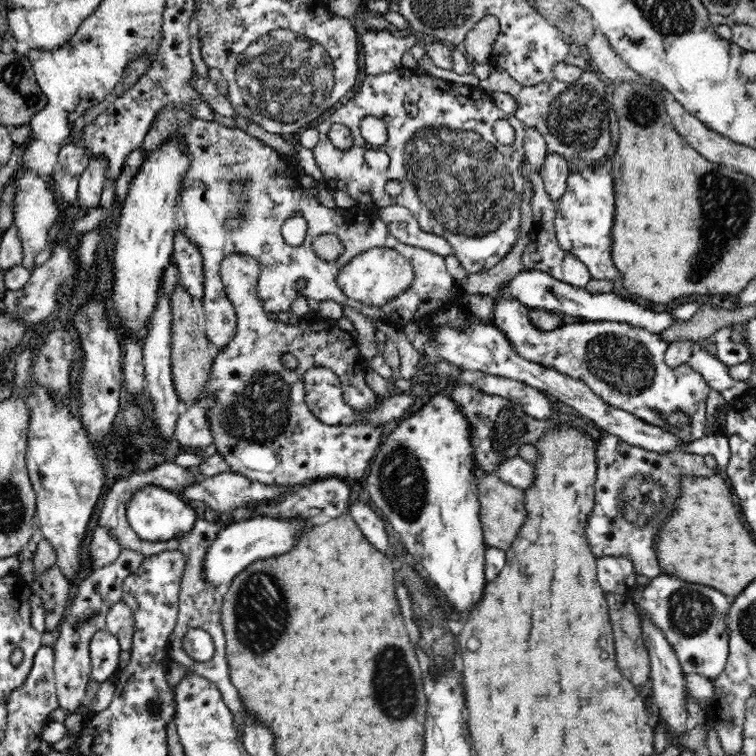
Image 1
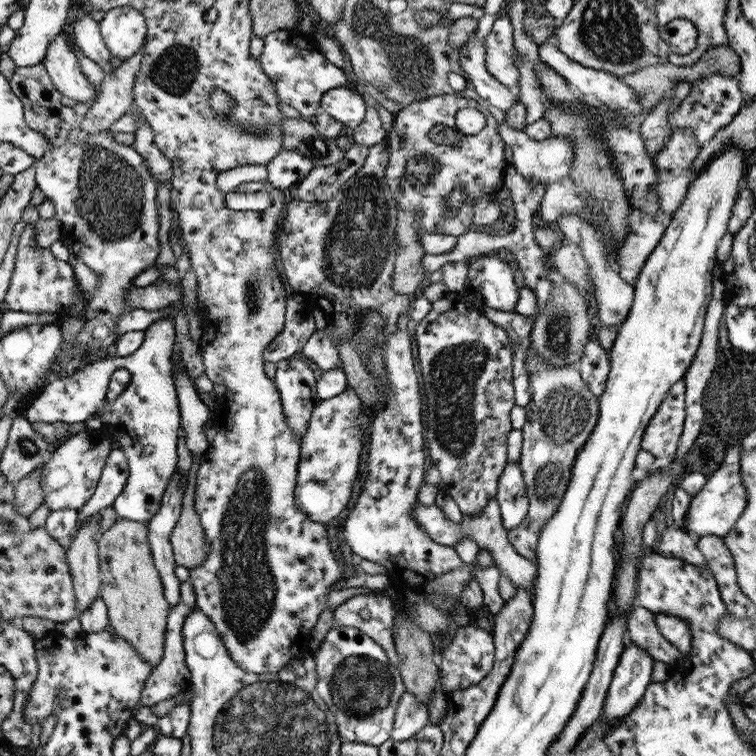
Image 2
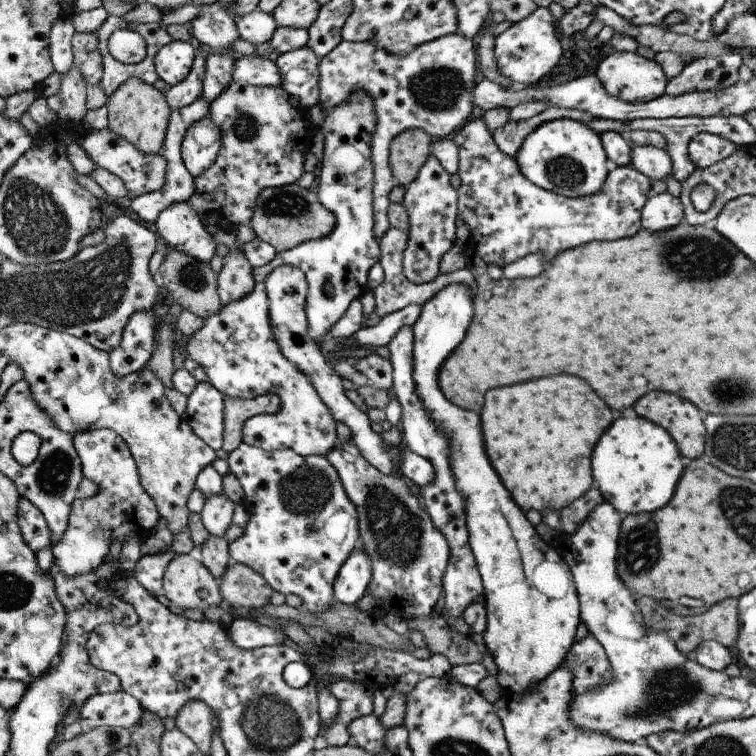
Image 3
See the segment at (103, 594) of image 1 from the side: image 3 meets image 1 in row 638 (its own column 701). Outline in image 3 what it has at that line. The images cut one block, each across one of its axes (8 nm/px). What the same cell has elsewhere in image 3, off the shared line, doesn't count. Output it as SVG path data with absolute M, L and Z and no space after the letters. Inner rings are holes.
M728 53L715 58L696 58L686 63L681 71L668 81L665 93L678 96L728 88L738 82L738 70L742 63L740 53Z

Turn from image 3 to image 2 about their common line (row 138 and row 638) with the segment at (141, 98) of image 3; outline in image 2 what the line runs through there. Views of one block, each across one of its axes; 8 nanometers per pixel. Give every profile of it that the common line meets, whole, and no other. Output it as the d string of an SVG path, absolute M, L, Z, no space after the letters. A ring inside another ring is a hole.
M120 519L98 540L99 568L102 570L100 595L107 604L109 624L150 664L156 666L166 650L167 616L171 605L164 593L146 523Z

